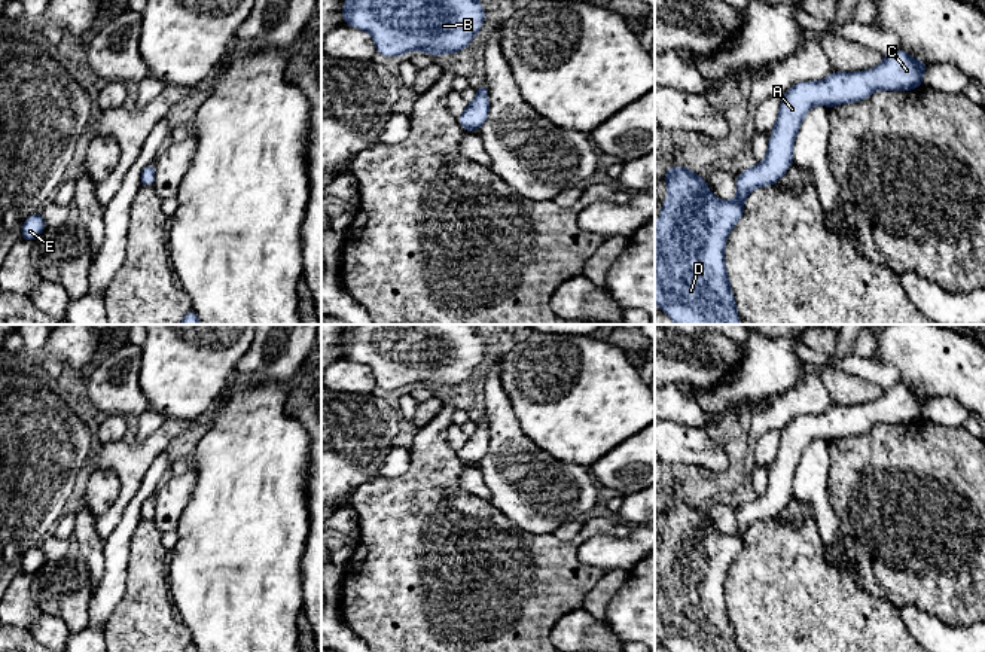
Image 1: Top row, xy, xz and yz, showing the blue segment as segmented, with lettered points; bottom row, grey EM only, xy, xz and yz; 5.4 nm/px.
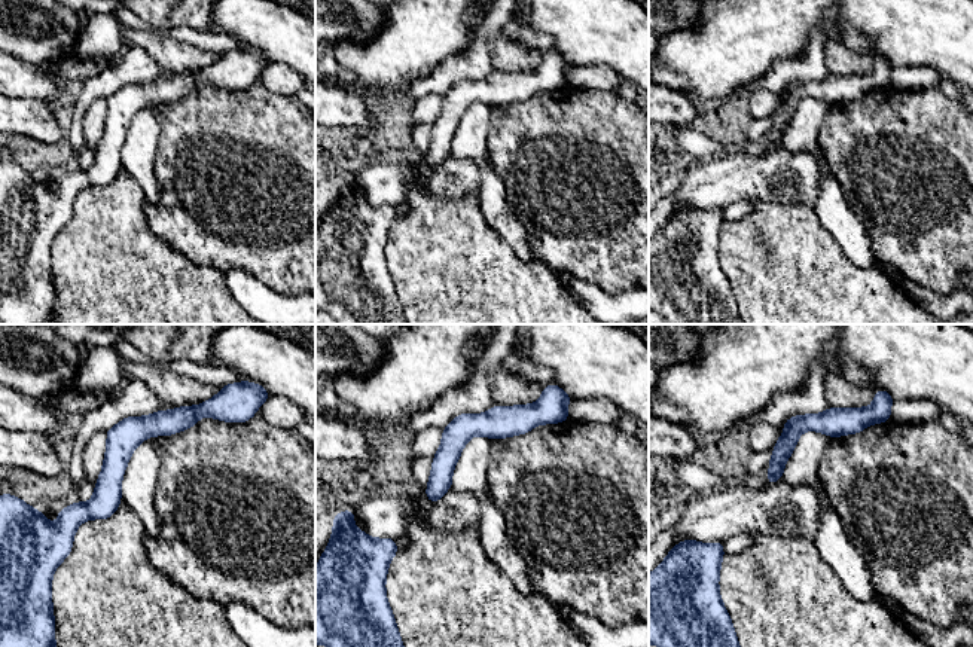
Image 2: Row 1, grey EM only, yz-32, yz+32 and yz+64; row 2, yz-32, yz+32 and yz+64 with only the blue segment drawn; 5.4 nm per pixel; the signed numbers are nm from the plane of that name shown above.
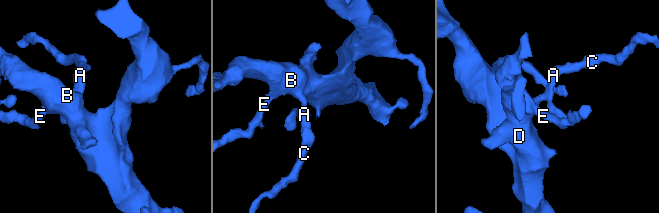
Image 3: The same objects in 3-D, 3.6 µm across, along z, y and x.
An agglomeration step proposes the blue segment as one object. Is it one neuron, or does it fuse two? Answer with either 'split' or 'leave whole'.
leave whole

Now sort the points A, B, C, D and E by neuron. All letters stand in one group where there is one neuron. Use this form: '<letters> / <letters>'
A B C D E

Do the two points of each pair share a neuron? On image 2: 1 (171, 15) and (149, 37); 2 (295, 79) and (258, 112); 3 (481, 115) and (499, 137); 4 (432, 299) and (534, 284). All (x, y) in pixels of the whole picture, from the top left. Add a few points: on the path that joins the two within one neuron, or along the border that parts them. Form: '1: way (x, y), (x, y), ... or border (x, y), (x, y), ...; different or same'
1: border (153, 29), (162, 33); different
2: border (256, 79), (273, 91), (295, 94); different
3: border (491, 107), (488, 134), (490, 162); different
4: way (457, 299), (509, 299); same

